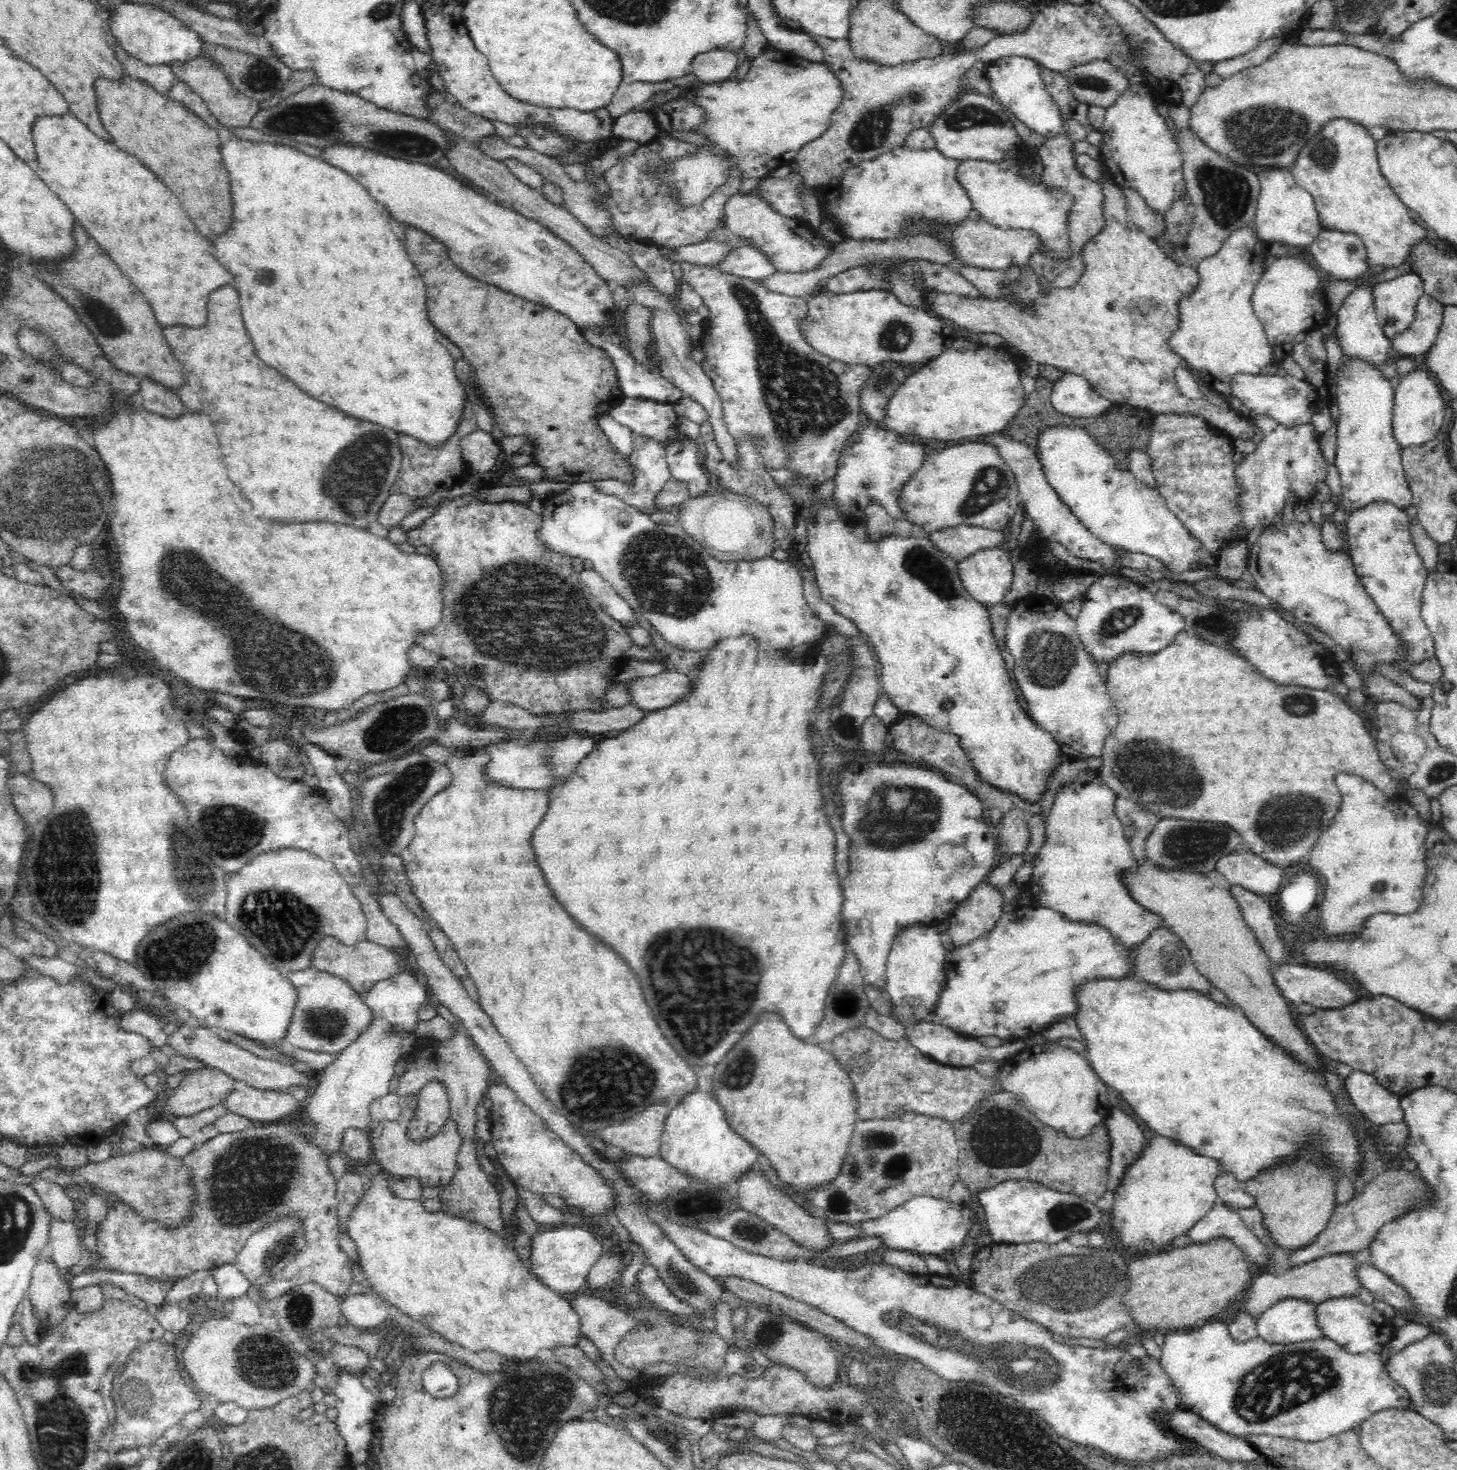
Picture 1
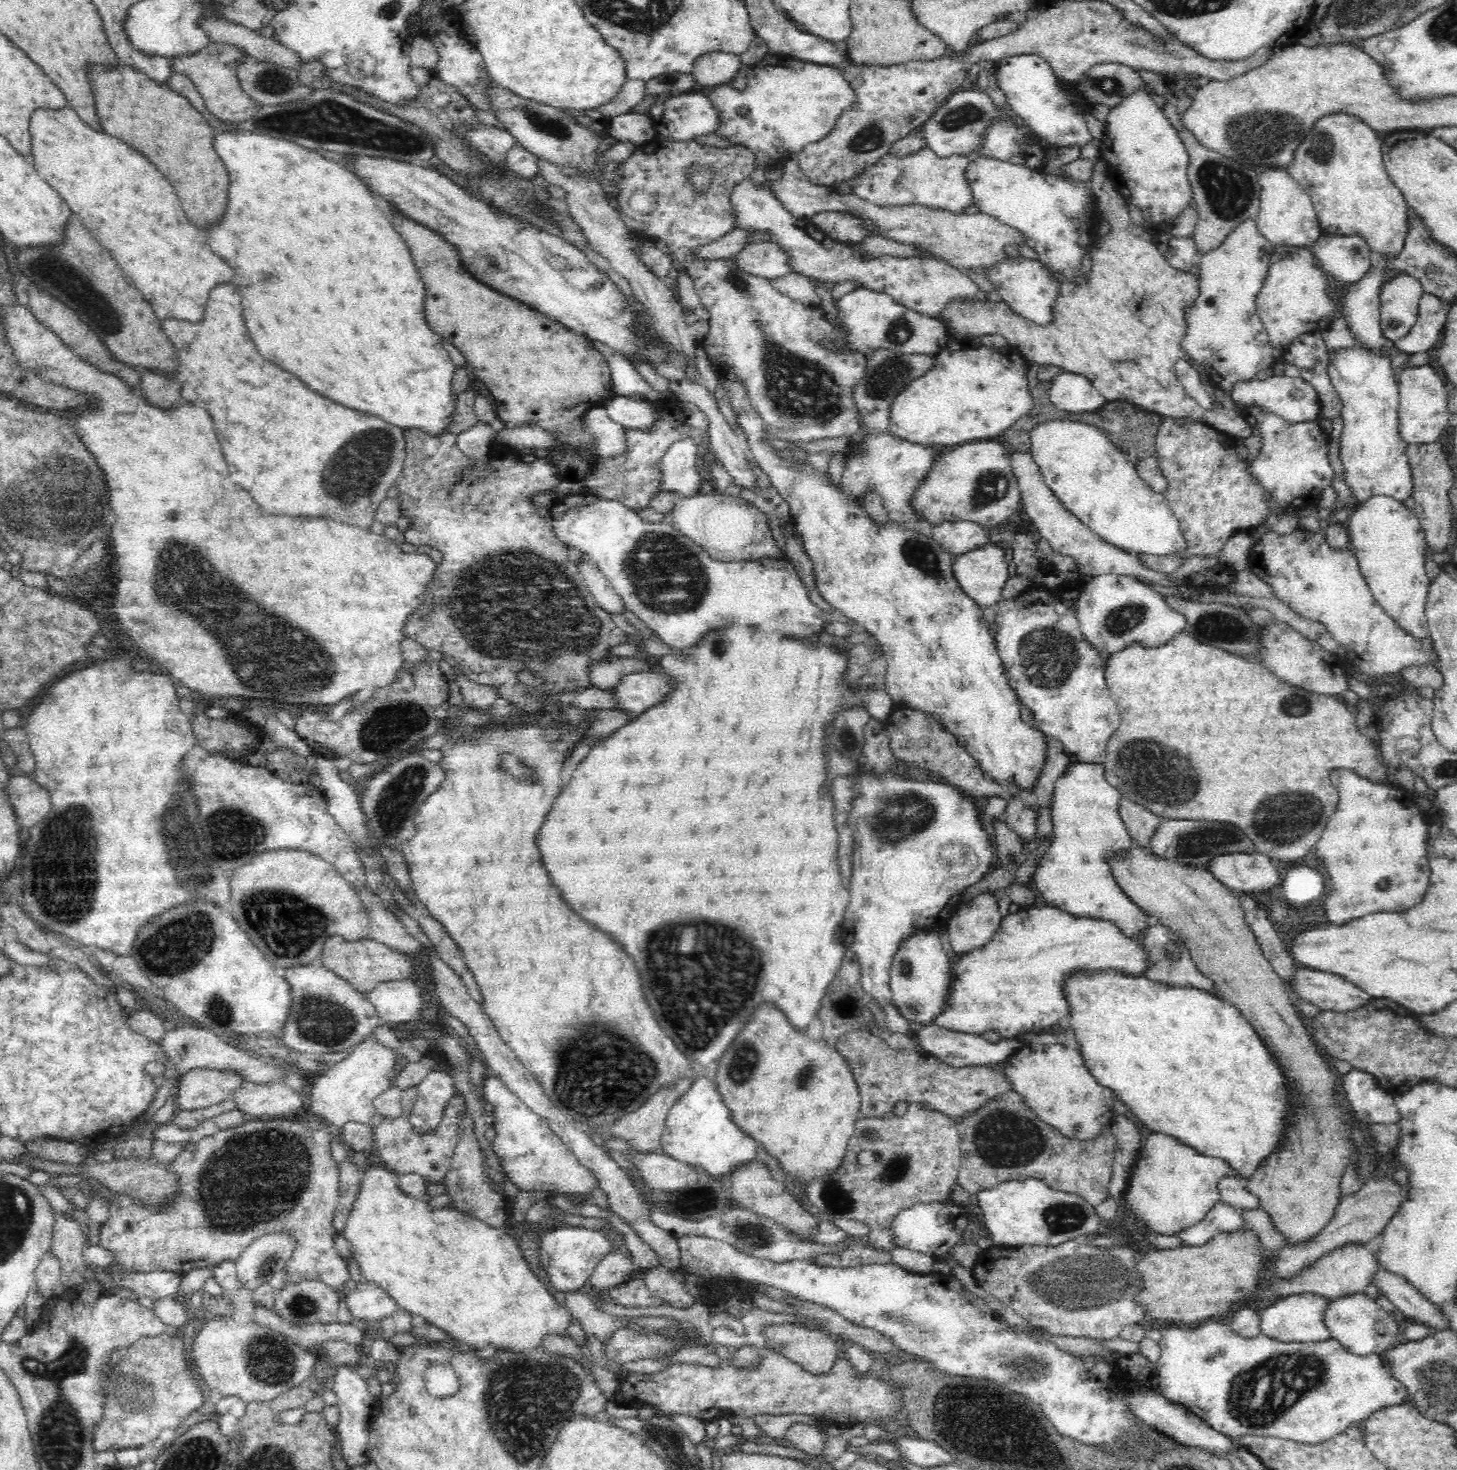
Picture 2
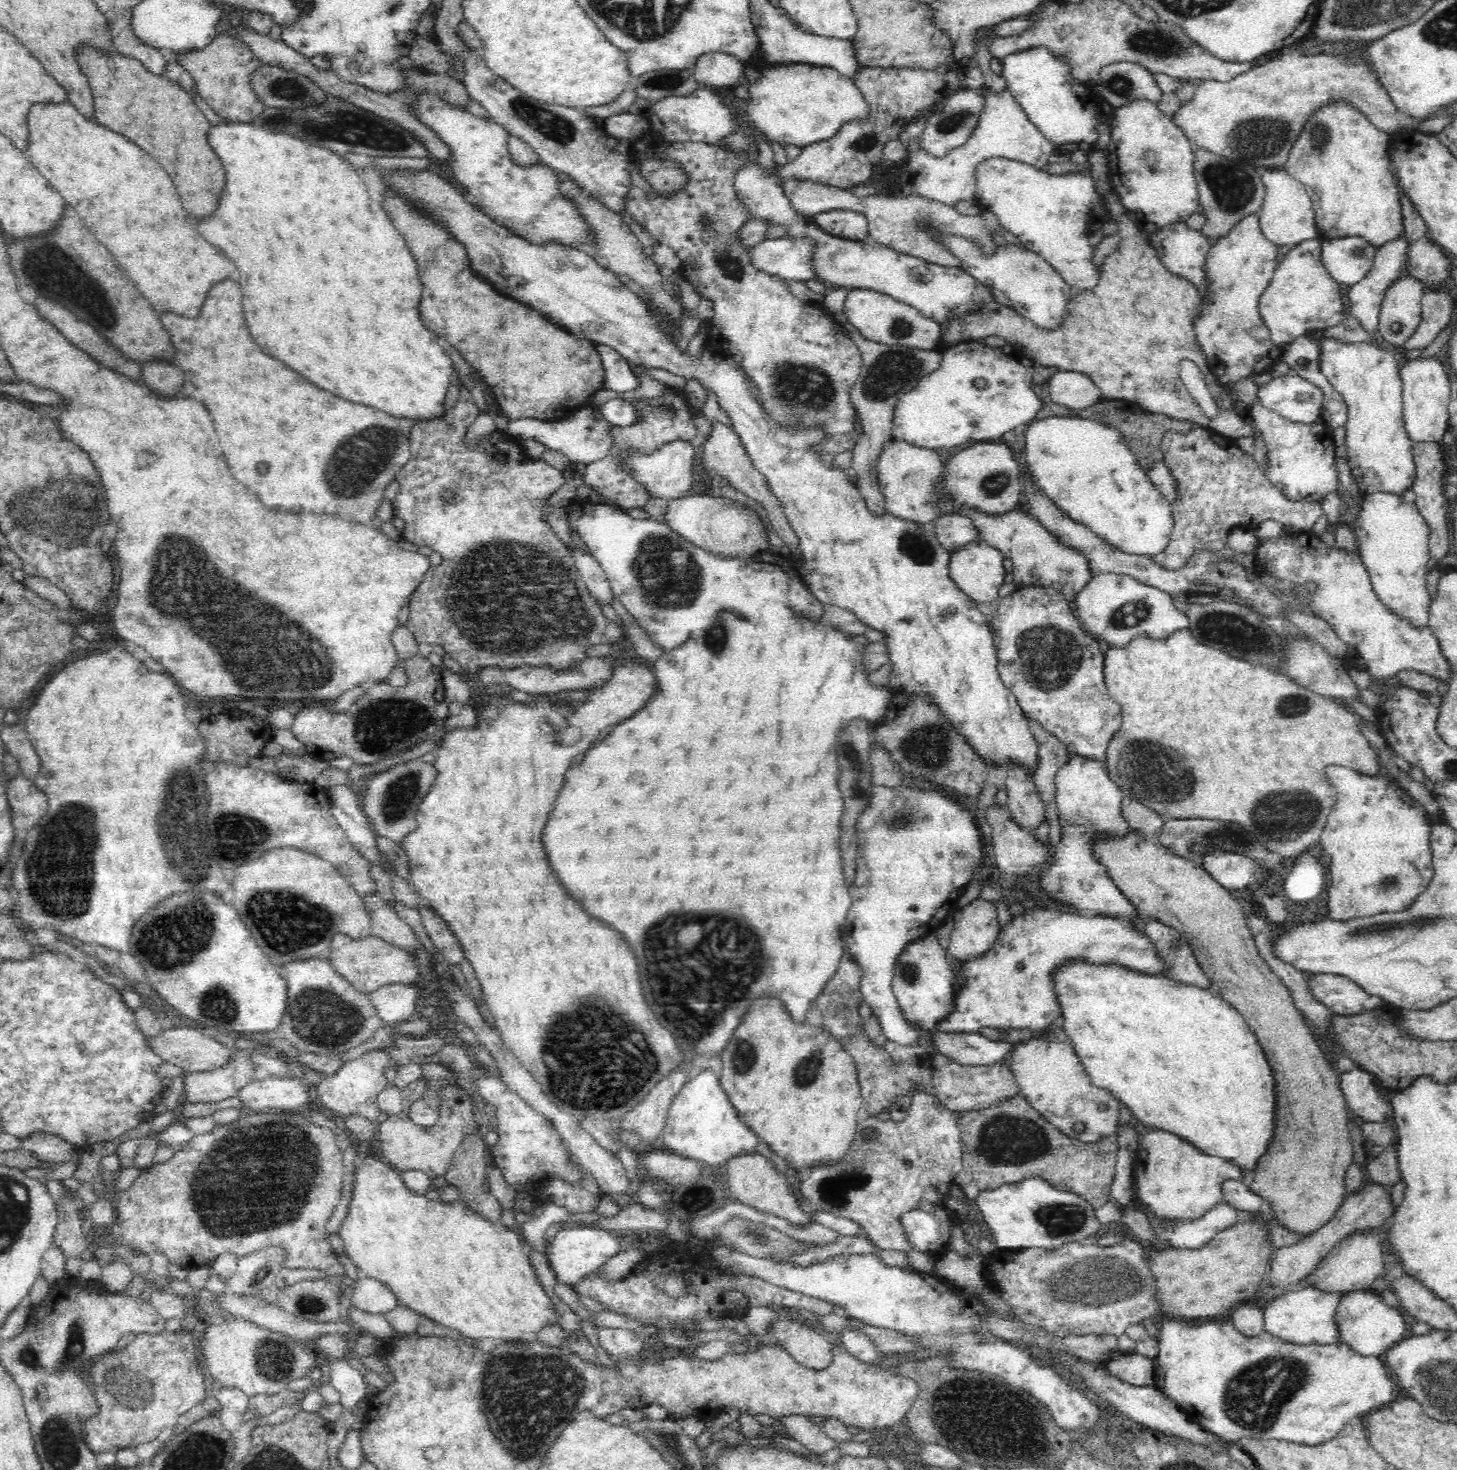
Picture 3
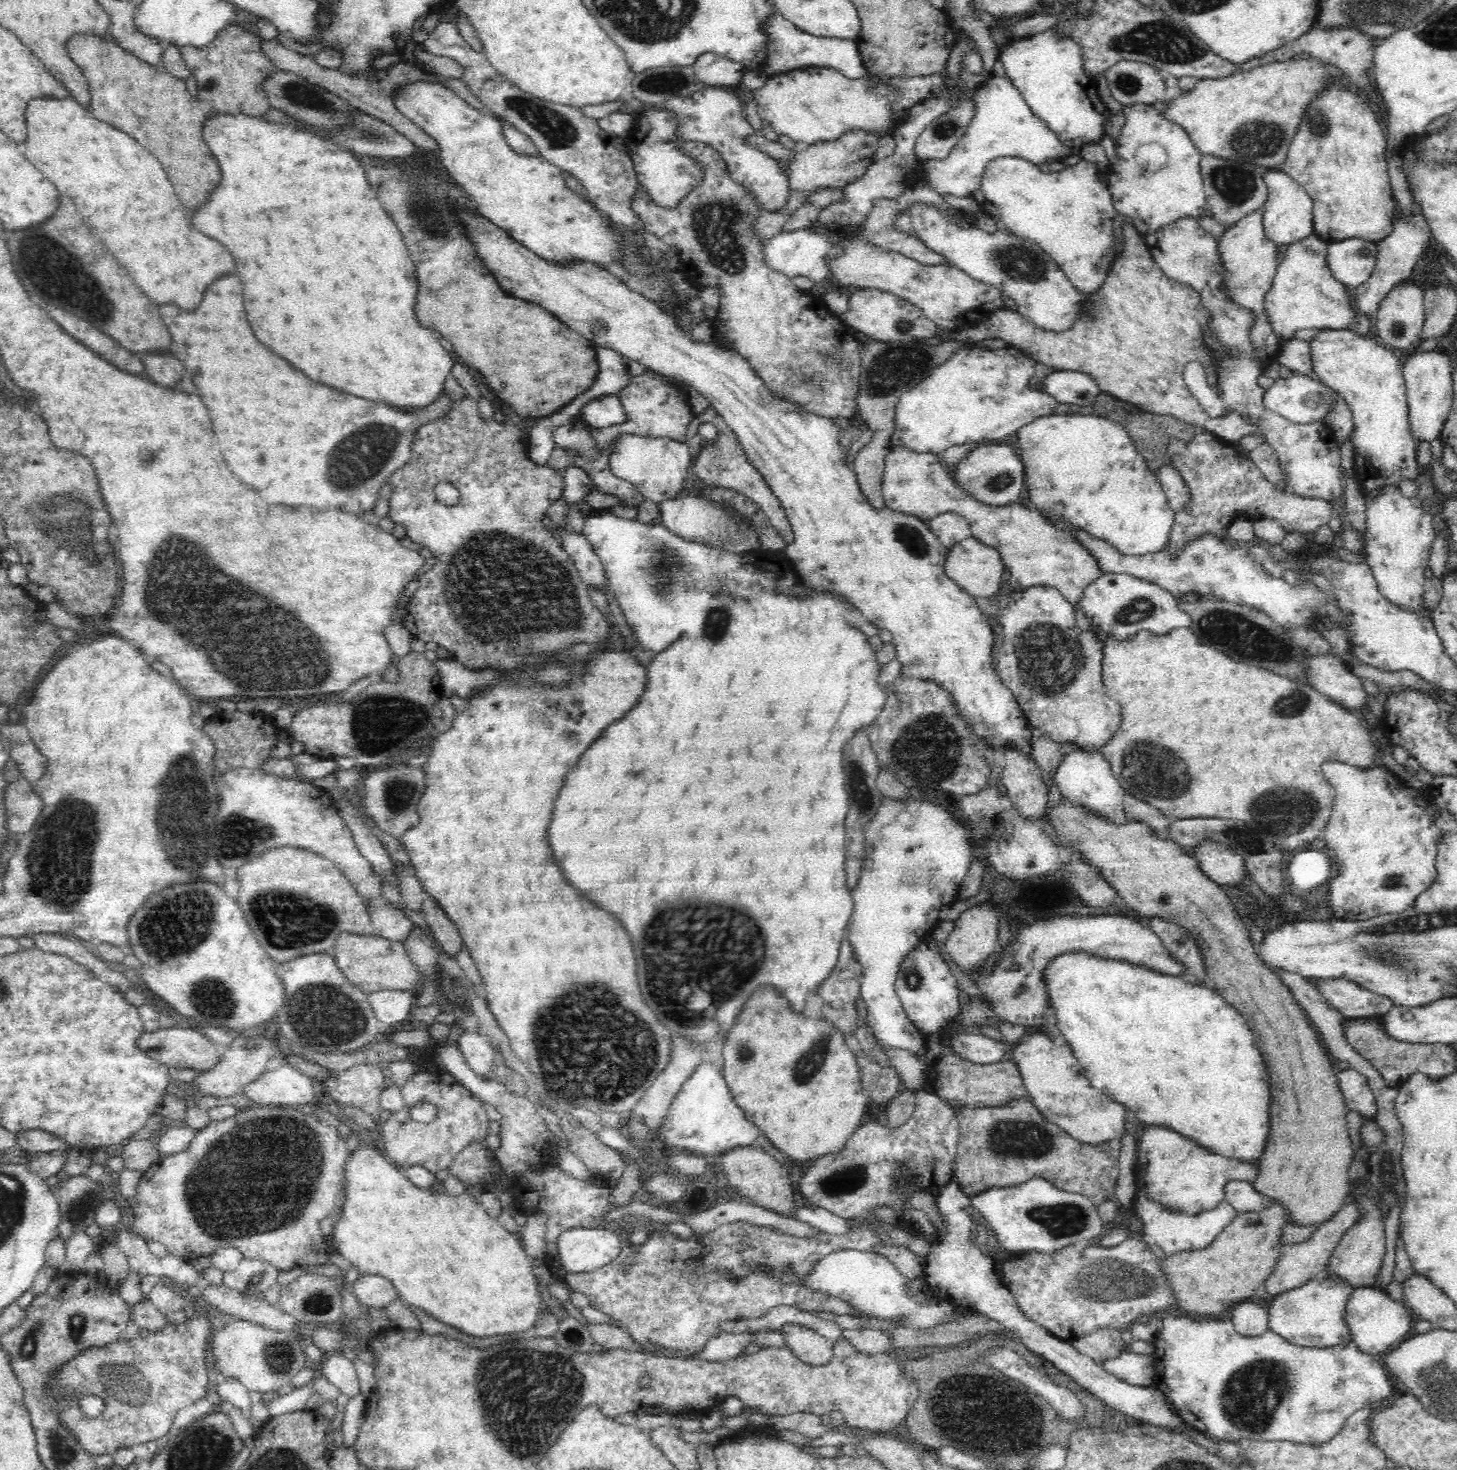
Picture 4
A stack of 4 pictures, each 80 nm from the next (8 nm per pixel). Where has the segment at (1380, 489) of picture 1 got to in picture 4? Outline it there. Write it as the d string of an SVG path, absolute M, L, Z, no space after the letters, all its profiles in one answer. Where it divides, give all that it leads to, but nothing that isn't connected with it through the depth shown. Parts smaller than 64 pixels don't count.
M1320 329L1309 342L1312 349L1312 367L1317 378L1326 386L1338 391L1352 410L1354 432L1350 443L1354 447L1354 470L1365 492L1373 487L1398 487L1402 478L1416 480L1419 476L1417 447L1410 430L1406 383L1402 372L1403 359L1400 353L1386 350L1375 339L1364 337L1352 329Z

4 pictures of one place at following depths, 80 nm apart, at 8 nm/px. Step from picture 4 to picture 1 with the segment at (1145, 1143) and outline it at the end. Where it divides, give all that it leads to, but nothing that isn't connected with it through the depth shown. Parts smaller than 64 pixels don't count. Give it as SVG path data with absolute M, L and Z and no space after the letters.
M1157 1135L1148 1141L1138 1157L1124 1172L1120 1187L1114 1192L1115 1204L1110 1211L1114 1230L1119 1232L1124 1254L1131 1258L1149 1254L1160 1254L1174 1239L1197 1224L1218 1202L1215 1181L1222 1174L1218 1160L1199 1155L1174 1139Z

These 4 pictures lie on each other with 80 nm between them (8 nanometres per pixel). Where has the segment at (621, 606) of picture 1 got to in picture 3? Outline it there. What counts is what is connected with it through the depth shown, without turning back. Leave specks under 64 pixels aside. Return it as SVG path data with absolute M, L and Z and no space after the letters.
M576 546L571 550L571 556L589 593L596 600L611 604L615 594L598 560Z

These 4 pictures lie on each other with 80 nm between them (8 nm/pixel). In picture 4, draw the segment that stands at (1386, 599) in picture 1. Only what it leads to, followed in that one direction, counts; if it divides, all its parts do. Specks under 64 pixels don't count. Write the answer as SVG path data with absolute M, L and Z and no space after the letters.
M1373 487L1365 492L1366 532L1362 536L1364 551L1362 556L1370 565L1374 580L1383 598L1390 603L1404 607L1418 615L1429 615L1423 607L1424 583L1426 568L1429 565L1436 530L1432 524L1432 514L1422 507L1418 496L1408 498L1402 494L1400 487Z

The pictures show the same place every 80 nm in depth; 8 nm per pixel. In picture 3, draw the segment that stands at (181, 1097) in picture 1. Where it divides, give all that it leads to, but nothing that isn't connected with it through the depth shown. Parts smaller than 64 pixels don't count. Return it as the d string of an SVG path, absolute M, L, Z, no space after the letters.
M236 1035L235 1045L237 1051L232 1053L230 1060L225 1065L214 1070L187 1074L184 1079L185 1093L183 1097L186 1102L213 1103L226 1100L227 1098L238 1096L240 1089L244 1088L246 1084L250 1084L250 1082L256 1079L254 1077L254 1072L258 1066L254 1061L252 1061L250 1054L254 1054L254 1052L260 1050L262 1046L260 1046L260 1044L256 1044L254 1040L246 1040Z

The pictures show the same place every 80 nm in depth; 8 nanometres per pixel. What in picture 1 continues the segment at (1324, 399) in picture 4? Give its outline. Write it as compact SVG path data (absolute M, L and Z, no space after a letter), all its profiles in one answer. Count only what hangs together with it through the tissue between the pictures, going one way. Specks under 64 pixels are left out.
M1236 374L1230 382L1230 388L1232 398L1240 400L1238 411L1250 421L1254 420L1256 414L1268 415L1290 428L1310 423L1318 410L1316 389L1306 380L1292 375Z

